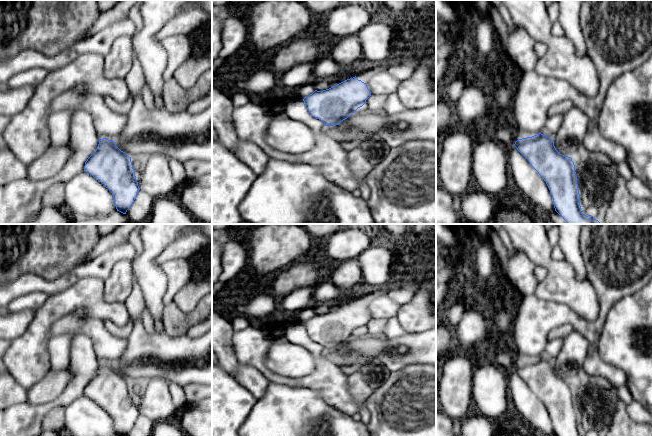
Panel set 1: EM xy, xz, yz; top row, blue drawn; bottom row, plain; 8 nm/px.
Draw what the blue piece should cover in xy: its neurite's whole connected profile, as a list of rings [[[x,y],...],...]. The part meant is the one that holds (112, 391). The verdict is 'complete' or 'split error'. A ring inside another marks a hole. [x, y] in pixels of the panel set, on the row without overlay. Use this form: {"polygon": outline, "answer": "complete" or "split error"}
{"polygon": [[[106,362],[99,363],[96,375],[85,386],[84,395],[92,399],[109,413],[113,419],[117,435],[127,436],[140,414],[131,381],[121,375],[114,365]]], "answer": "complete"}

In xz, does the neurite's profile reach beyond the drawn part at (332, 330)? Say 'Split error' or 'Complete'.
Split error

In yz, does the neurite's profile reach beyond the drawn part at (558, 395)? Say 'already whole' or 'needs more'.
already whole

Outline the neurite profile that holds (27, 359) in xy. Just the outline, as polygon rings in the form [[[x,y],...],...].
[[[97,276],[83,277],[66,290],[48,294],[47,300],[36,311],[27,331],[11,341],[9,348],[2,356],[7,370],[21,386],[26,388],[33,386],[50,369],[48,343],[51,338],[51,328],[62,317],[83,308],[89,318],[108,319],[120,327],[130,321],[130,314],[124,303],[111,303],[104,300],[104,282]]]

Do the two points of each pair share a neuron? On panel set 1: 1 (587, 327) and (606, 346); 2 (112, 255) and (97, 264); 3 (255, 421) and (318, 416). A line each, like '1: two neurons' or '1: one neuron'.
1: two neurons
2: one neuron
3: one neuron

